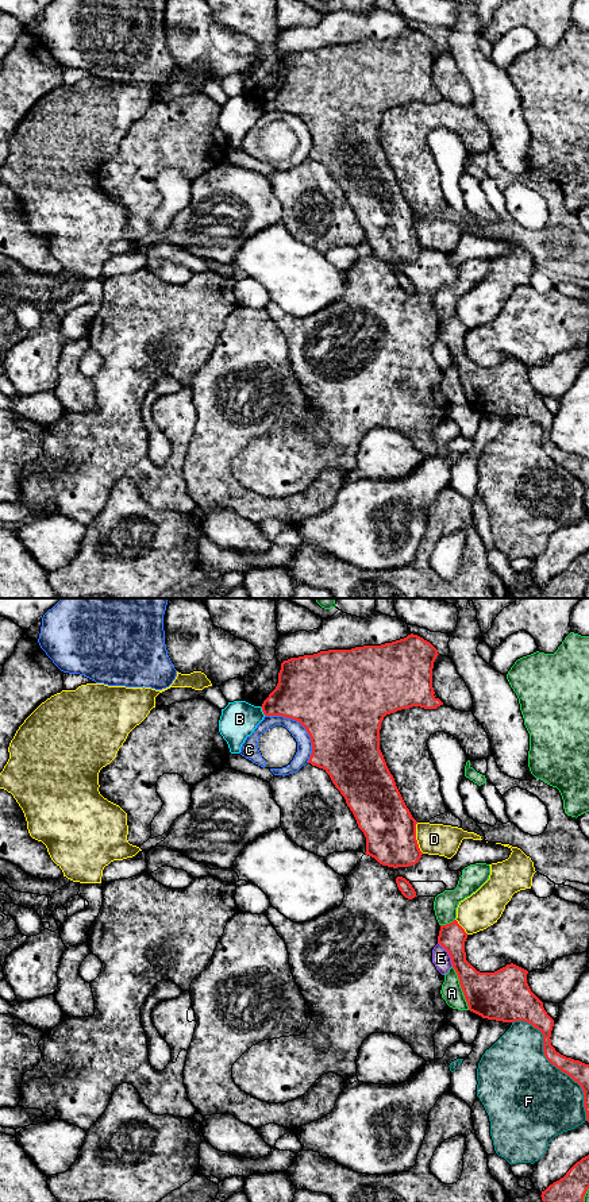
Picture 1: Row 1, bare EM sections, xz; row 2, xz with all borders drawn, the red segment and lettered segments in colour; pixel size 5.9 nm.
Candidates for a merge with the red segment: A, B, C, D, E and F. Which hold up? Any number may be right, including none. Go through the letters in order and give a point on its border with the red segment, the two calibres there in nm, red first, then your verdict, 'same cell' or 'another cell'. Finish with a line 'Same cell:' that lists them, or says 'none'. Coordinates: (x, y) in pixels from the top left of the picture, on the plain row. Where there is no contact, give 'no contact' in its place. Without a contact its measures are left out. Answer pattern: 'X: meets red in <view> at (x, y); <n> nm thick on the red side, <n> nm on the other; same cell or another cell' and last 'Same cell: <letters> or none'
A: meets red in xz at (461, 382); 300 nm thick on the red side, 120 nm on the other; another cell
B: meets red in xz at (262, 106); 300 nm thick on the red side, 220 nm on the other; another cell
C: meets red in xz at (301, 119); 500 nm thick on the red side, 100 nm on the other; another cell
D: meets red in xz at (415, 232); 300 nm thick on the red side, 190 nm on the other; another cell
E: meets red in xz at (449, 349); 170 nm thick on the red side, 110 nm on the other; another cell
F: meets red in xz at (553, 459); 120 nm thick on the red side, 500 nm on the other; another cell
Same cell: none

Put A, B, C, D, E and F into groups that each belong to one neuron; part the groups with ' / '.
A / B E / C / D / F

